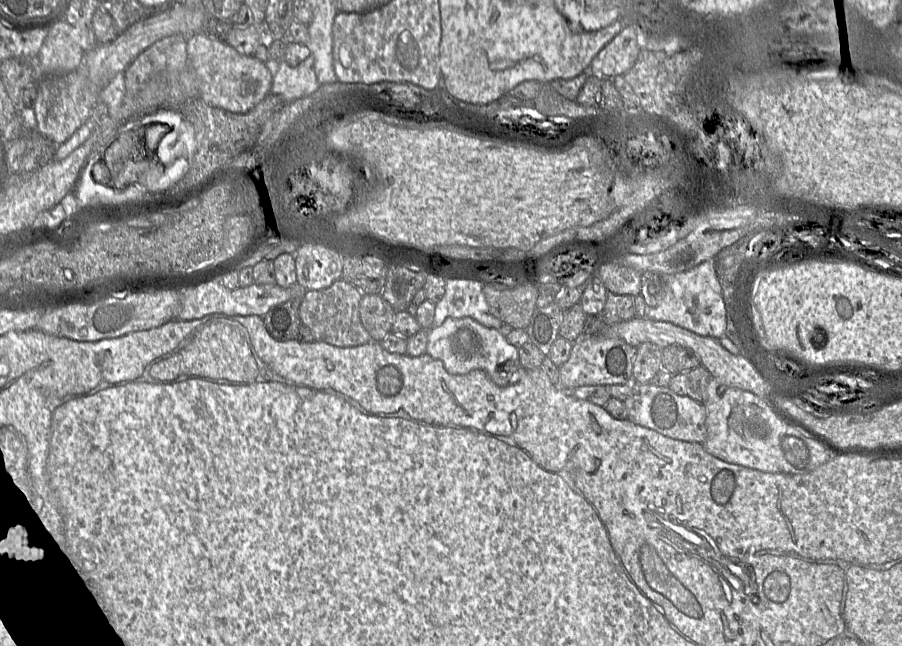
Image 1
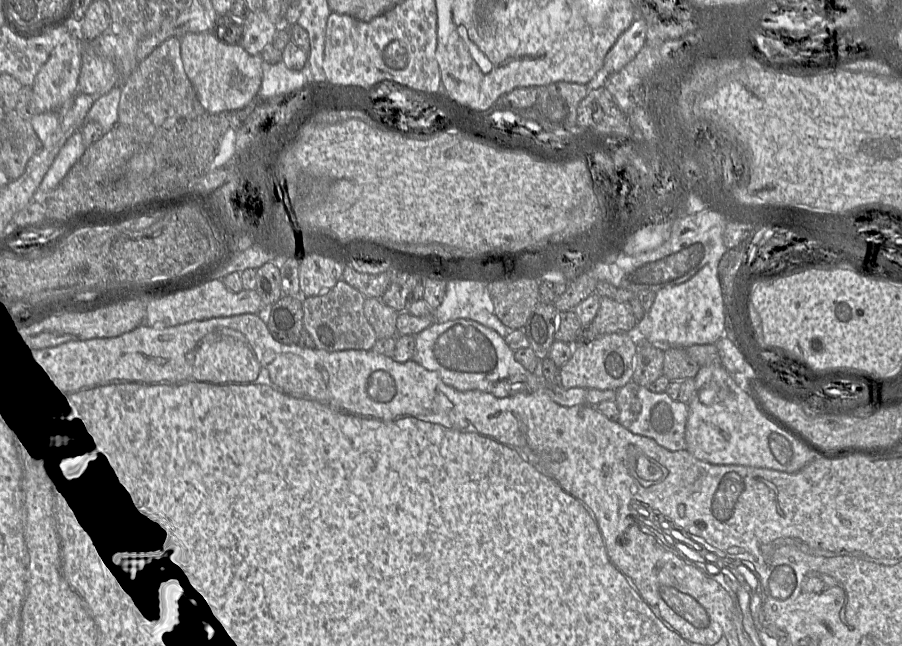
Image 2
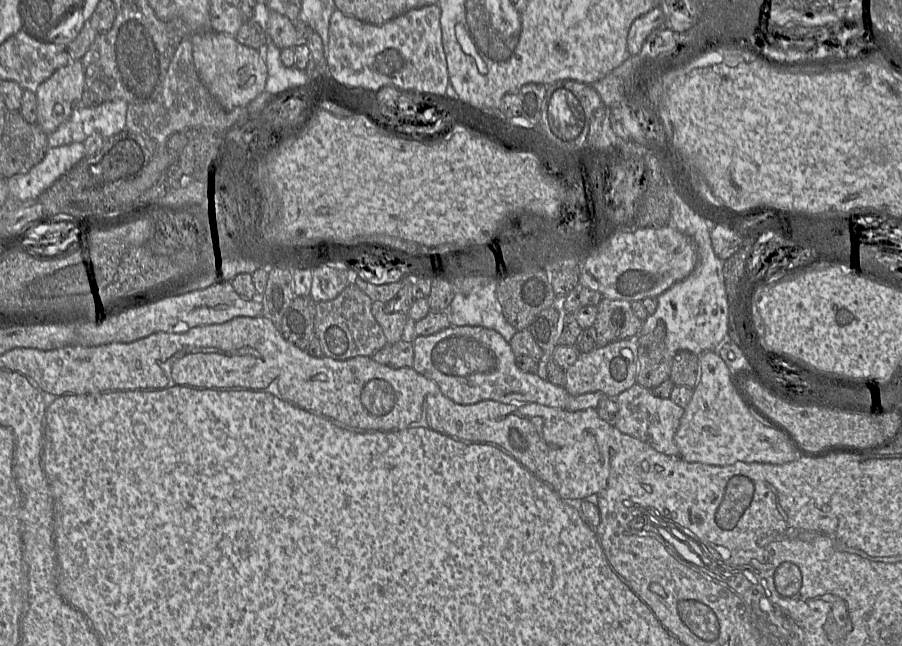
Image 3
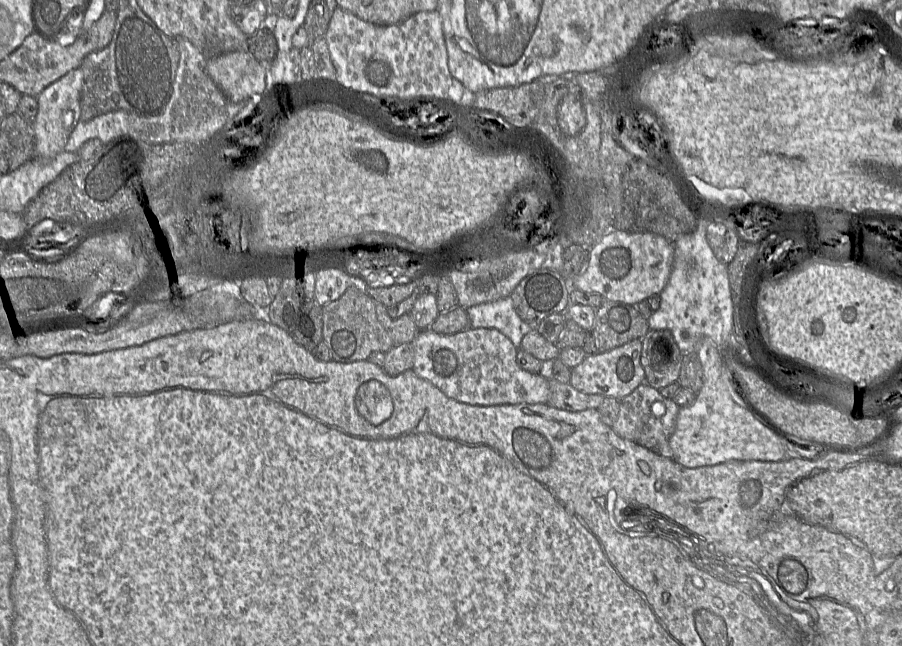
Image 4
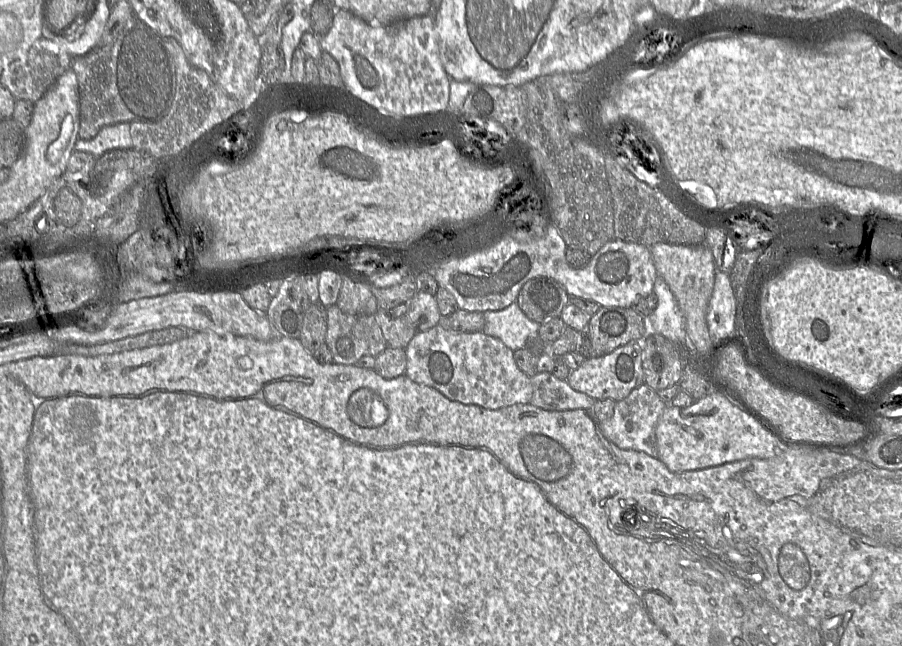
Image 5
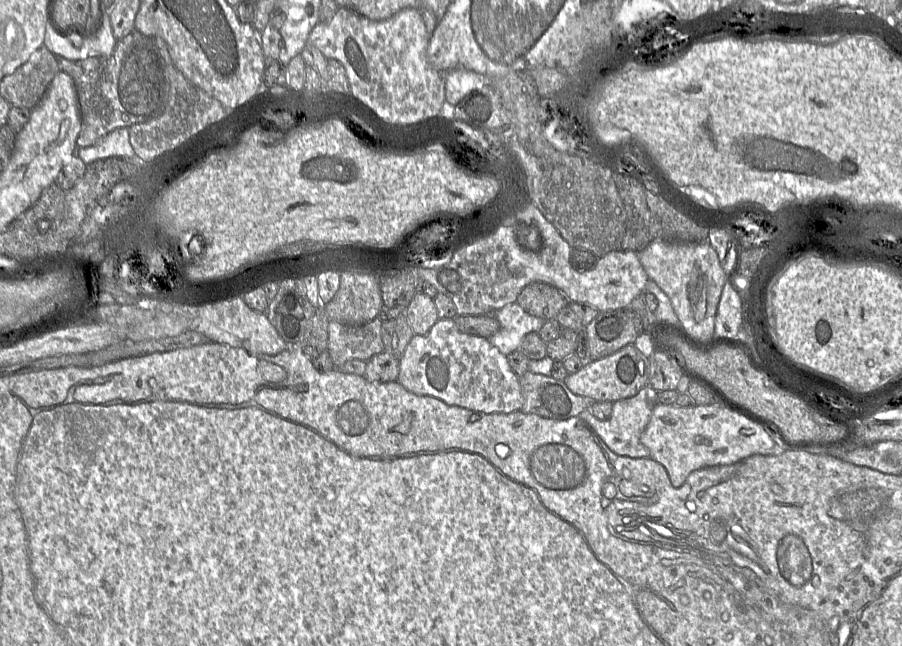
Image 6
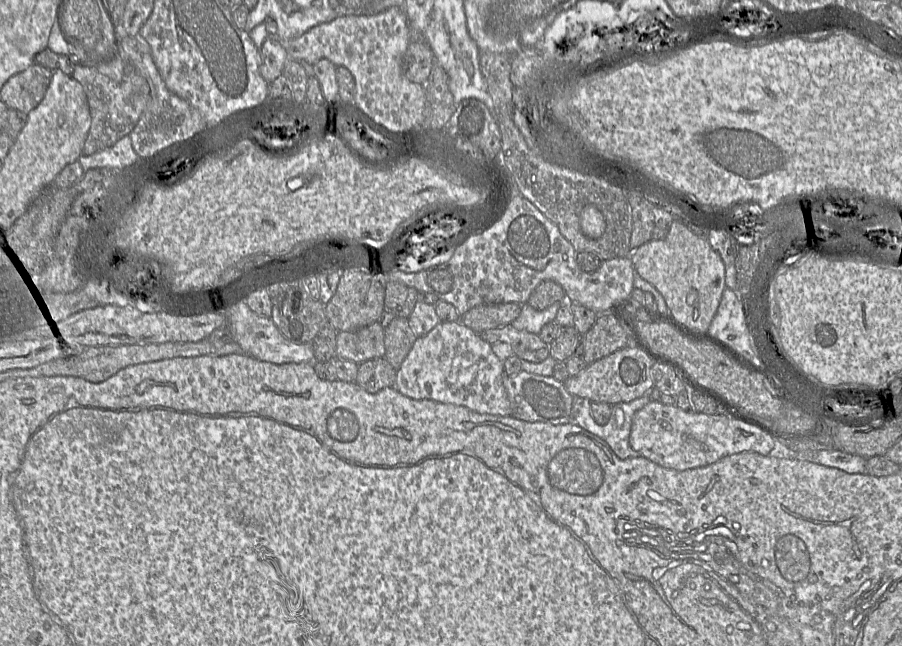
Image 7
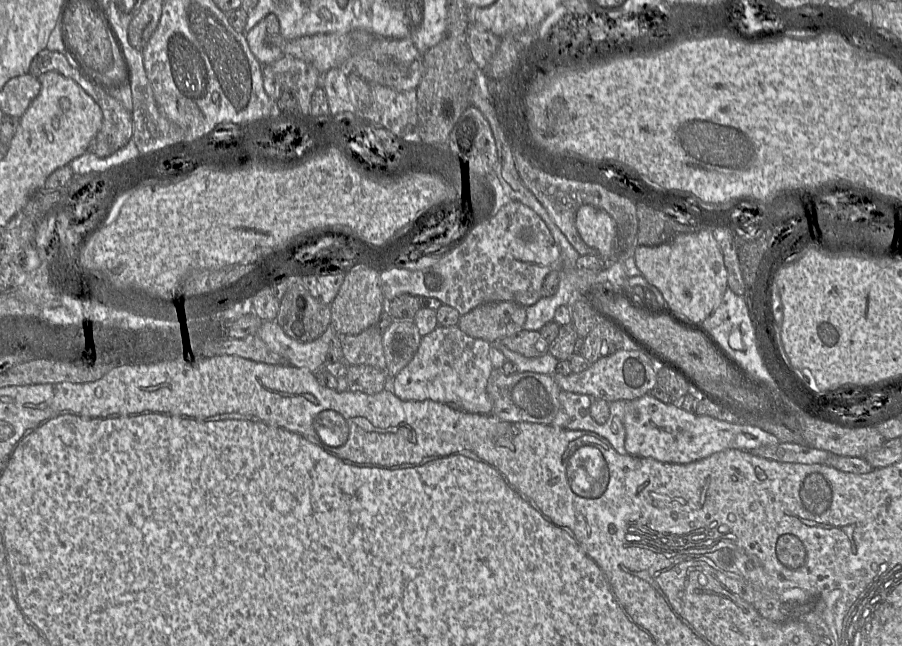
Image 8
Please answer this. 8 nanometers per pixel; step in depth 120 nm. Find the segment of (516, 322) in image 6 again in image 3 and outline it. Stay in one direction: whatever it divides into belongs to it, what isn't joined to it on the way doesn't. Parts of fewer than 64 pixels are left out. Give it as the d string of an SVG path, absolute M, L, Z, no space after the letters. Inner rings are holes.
M498 280L469 294L456 292L447 312L451 326L482 326L497 331L509 342L517 332L505 319L496 297Z

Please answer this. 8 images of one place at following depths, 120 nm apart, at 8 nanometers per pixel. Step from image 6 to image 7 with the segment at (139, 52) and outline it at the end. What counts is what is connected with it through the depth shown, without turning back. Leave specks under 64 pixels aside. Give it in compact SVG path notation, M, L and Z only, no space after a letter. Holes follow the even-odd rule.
M47 48L35 56L34 63L53 71L60 70L83 87L89 105L91 126L82 155L91 155L111 147L122 137L129 135L151 102L151 89L147 80L131 64L124 64L122 80L114 81L100 73L96 67L72 63L68 56L56 54Z

